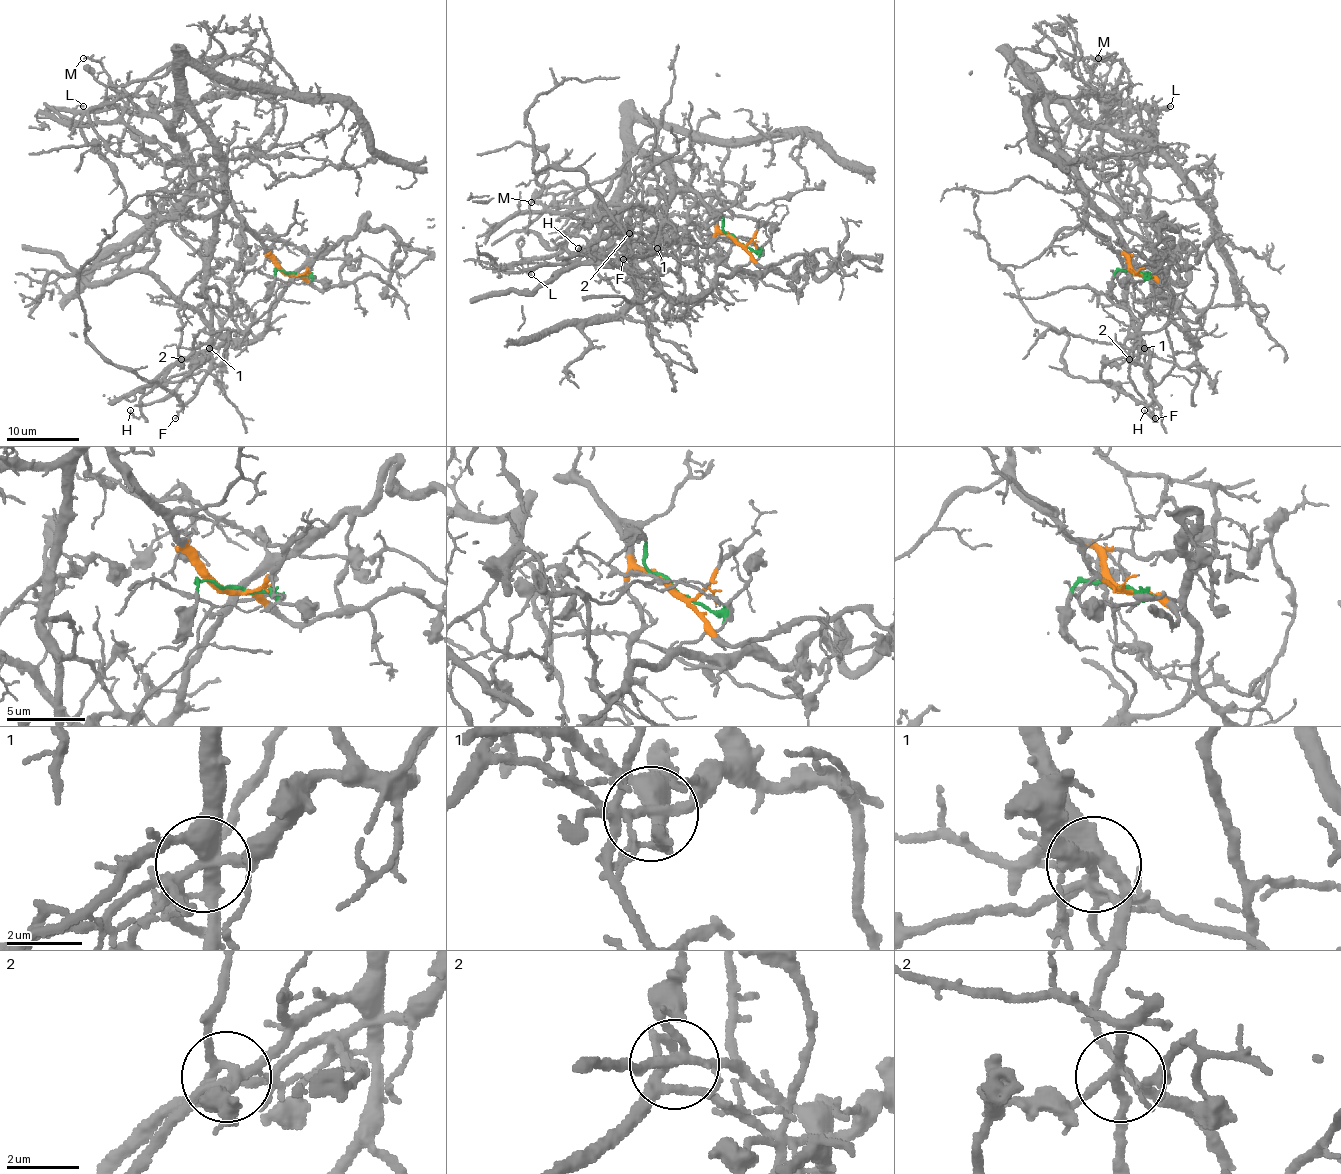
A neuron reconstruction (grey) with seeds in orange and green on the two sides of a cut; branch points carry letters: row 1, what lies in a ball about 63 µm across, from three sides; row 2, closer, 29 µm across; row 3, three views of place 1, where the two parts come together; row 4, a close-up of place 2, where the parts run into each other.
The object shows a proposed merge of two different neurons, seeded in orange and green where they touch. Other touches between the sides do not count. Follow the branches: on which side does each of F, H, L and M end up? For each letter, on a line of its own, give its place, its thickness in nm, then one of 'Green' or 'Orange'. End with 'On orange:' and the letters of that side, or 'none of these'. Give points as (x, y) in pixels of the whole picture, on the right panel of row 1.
F: Place: (1155, 418). Thickness 120 nm. Orange
H: Place: (1144, 410). Thickness 130 nm. Orange
L: Place: (1170, 106). Thickness 150 nm. Orange
M: Place: (1098, 58). Thickness 150 nm. Orange
On orange: F, H, L, M

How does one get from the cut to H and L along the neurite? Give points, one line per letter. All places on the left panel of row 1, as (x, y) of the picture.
H: (287, 273), (229, 202), (218, 215), (217, 240), (208, 257), (209, 338), (141, 400), (139, 416), (130, 410)
L: (287, 273), (246, 224), (209, 128), (186, 105), (168, 123), (112, 108), (83, 107)

